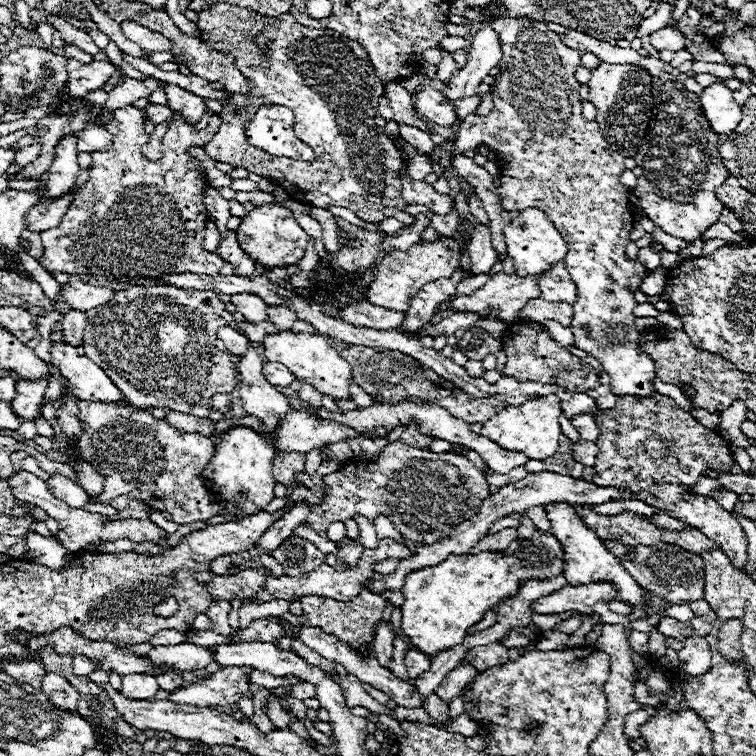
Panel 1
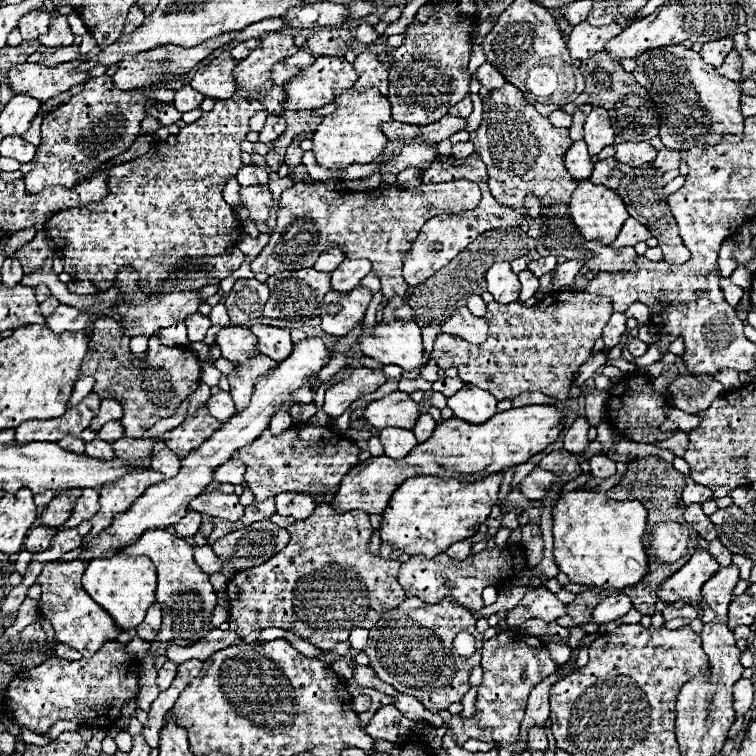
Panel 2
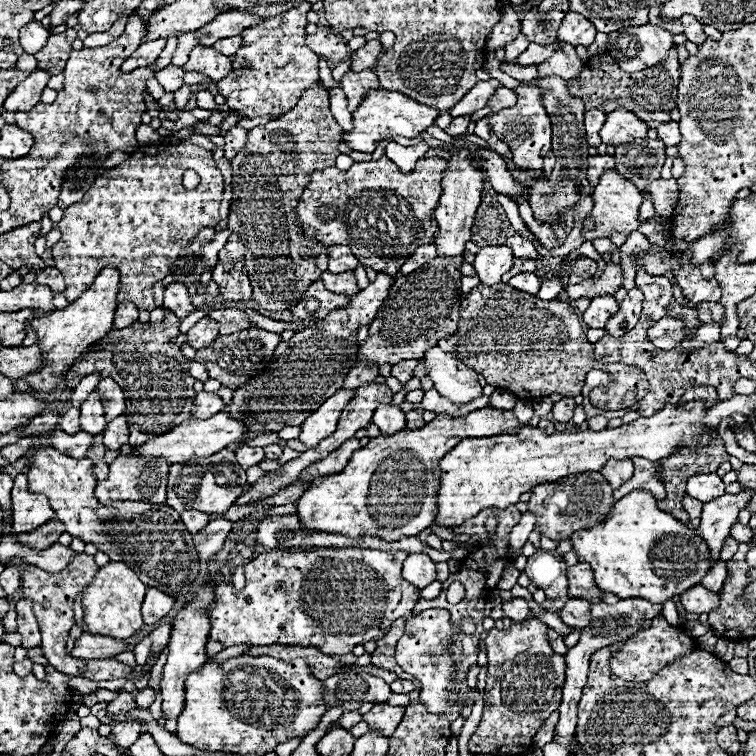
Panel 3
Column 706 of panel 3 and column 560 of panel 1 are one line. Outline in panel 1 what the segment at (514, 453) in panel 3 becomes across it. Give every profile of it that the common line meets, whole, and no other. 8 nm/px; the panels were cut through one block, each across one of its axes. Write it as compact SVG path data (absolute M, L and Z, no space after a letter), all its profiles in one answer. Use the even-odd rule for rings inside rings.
M554 394L530 398L520 406L508 406L508 408L500 410L496 416L492 416L488 422L484 422L480 434L494 440L504 450L524 452L532 460L544 460L548 456L554 456L558 450L558 440L562 434L560 424L558 424L560 412L562 412L560 400Z

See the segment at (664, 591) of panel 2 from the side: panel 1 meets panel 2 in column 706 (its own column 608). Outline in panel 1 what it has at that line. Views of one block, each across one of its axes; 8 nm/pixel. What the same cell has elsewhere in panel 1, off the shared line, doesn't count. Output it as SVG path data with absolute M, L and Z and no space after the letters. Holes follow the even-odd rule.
M552 502L546 506L546 518L550 520L552 528L550 532L558 538L558 542L564 546L564 576L568 584L580 586L580 584L590 584L590 582L600 582L608 580L618 586L618 600L628 602L628 604L640 604L642 600L642 586L620 566L618 558L604 548L600 538L584 526L580 516L576 514L574 506L568 502Z

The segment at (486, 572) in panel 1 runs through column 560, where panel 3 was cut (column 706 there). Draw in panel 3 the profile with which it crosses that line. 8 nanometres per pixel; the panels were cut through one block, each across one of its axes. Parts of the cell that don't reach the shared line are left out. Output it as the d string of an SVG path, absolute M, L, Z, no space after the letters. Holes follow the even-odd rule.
M634 490L624 498L616 500L612 510L606 514L606 520L588 530L574 532L570 540L578 560L588 562L592 566L598 588L604 592L618 594L620 598L644 598L662 604L670 600L674 594L682 594L684 590L700 584L704 574L708 574L710 570L706 542L694 530L678 522L674 516L658 510L656 498L644 490Z

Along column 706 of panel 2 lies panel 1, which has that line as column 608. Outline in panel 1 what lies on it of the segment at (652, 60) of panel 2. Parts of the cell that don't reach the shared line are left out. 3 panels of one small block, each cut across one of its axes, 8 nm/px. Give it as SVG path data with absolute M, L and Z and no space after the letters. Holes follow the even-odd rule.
M600 62L600 66L592 72L592 80L588 82L588 86L590 86L588 100L598 110L596 122L602 128L604 140L612 150L624 154L624 158L634 158L644 142L648 118L652 116L652 106L654 106L648 72L644 72L638 66Z

